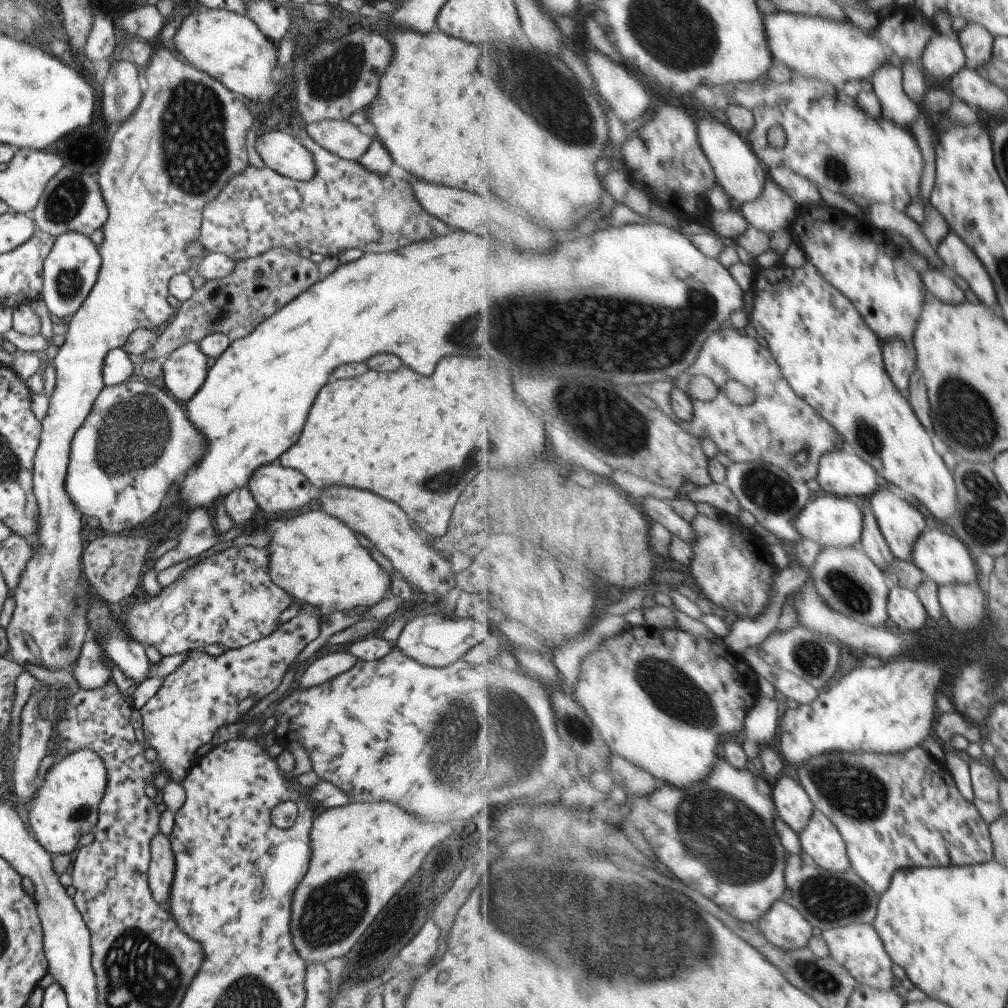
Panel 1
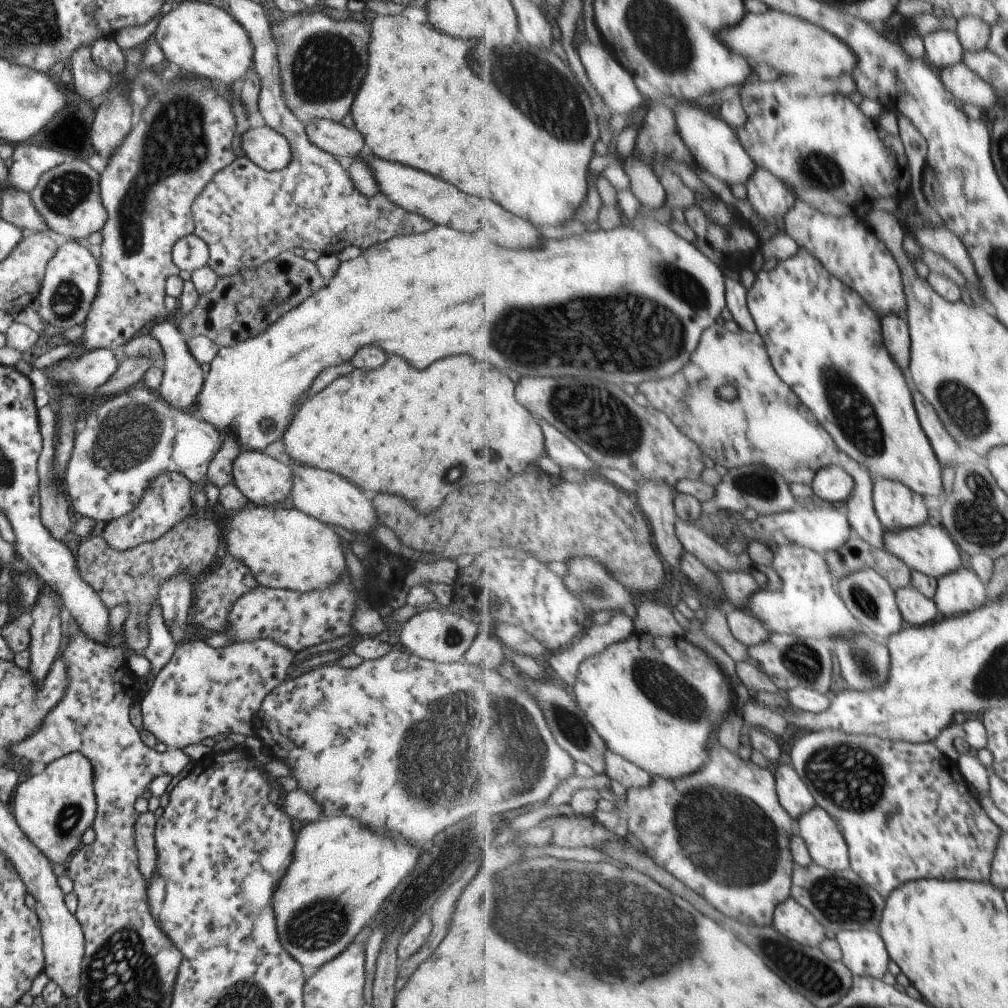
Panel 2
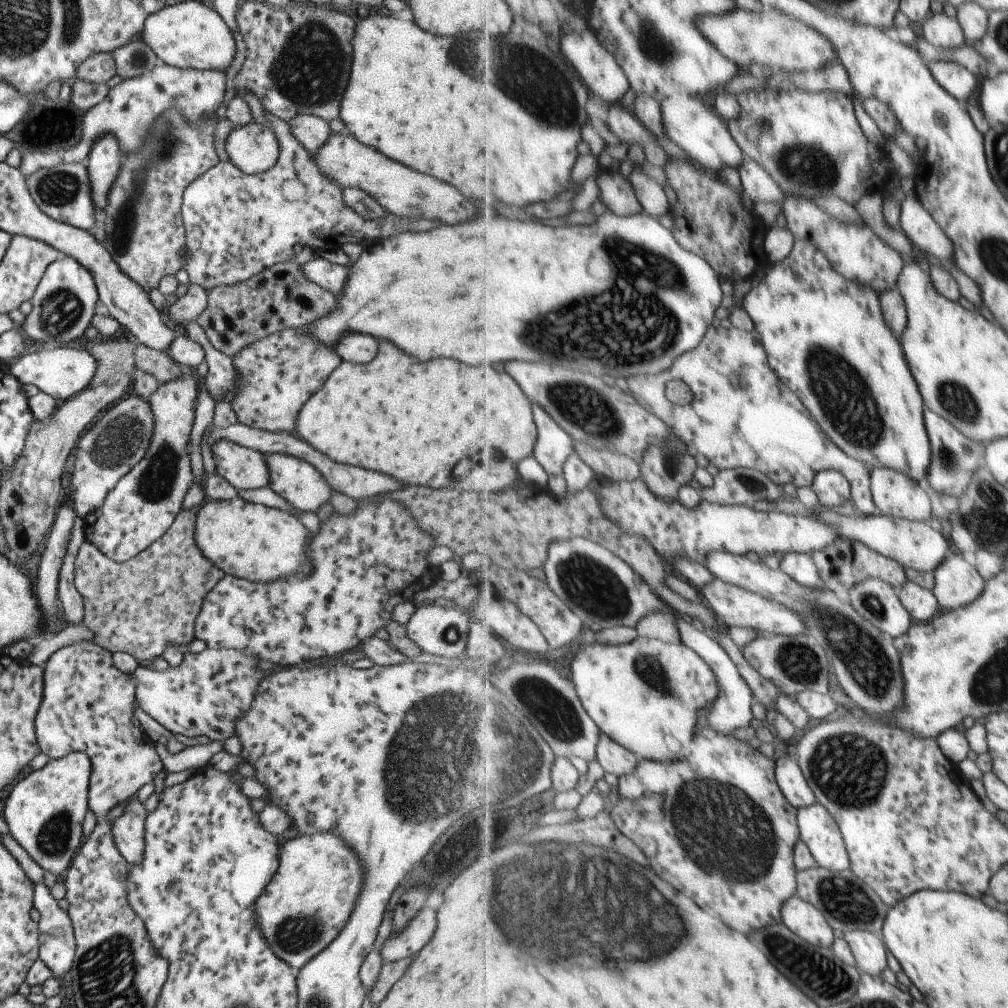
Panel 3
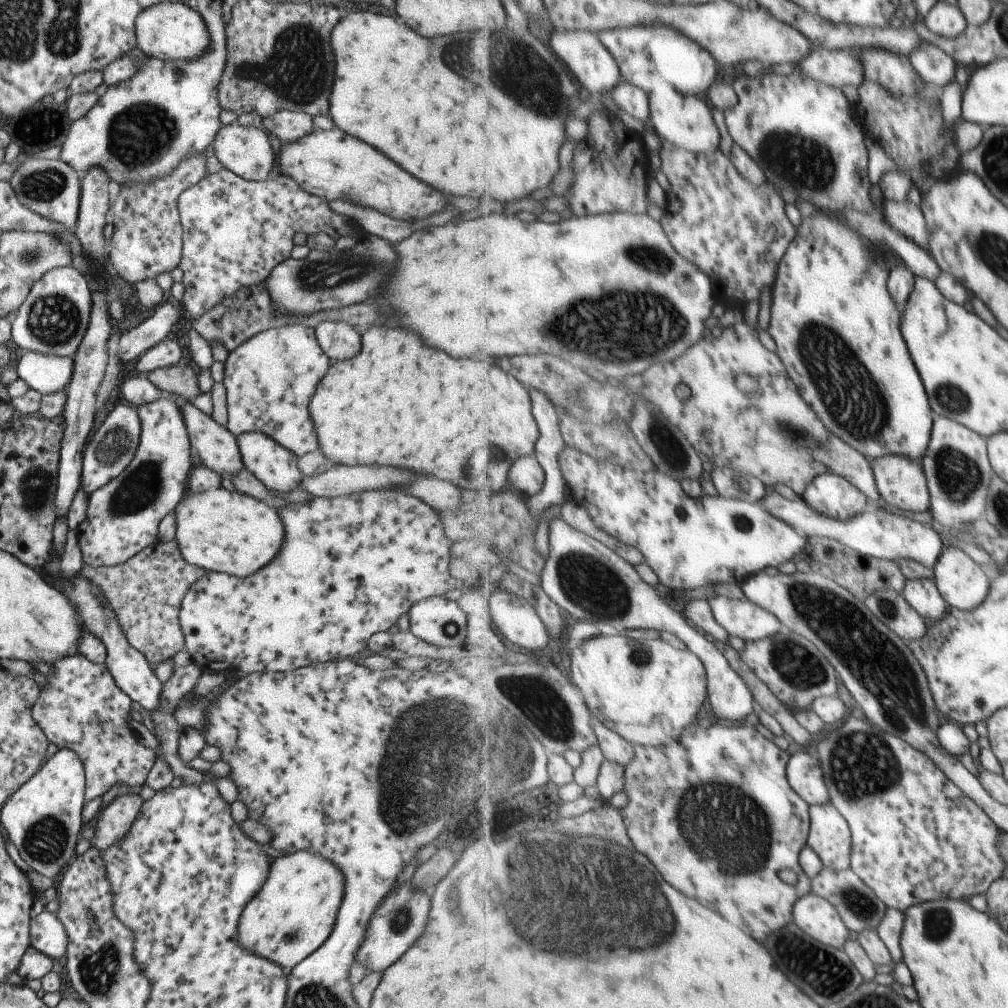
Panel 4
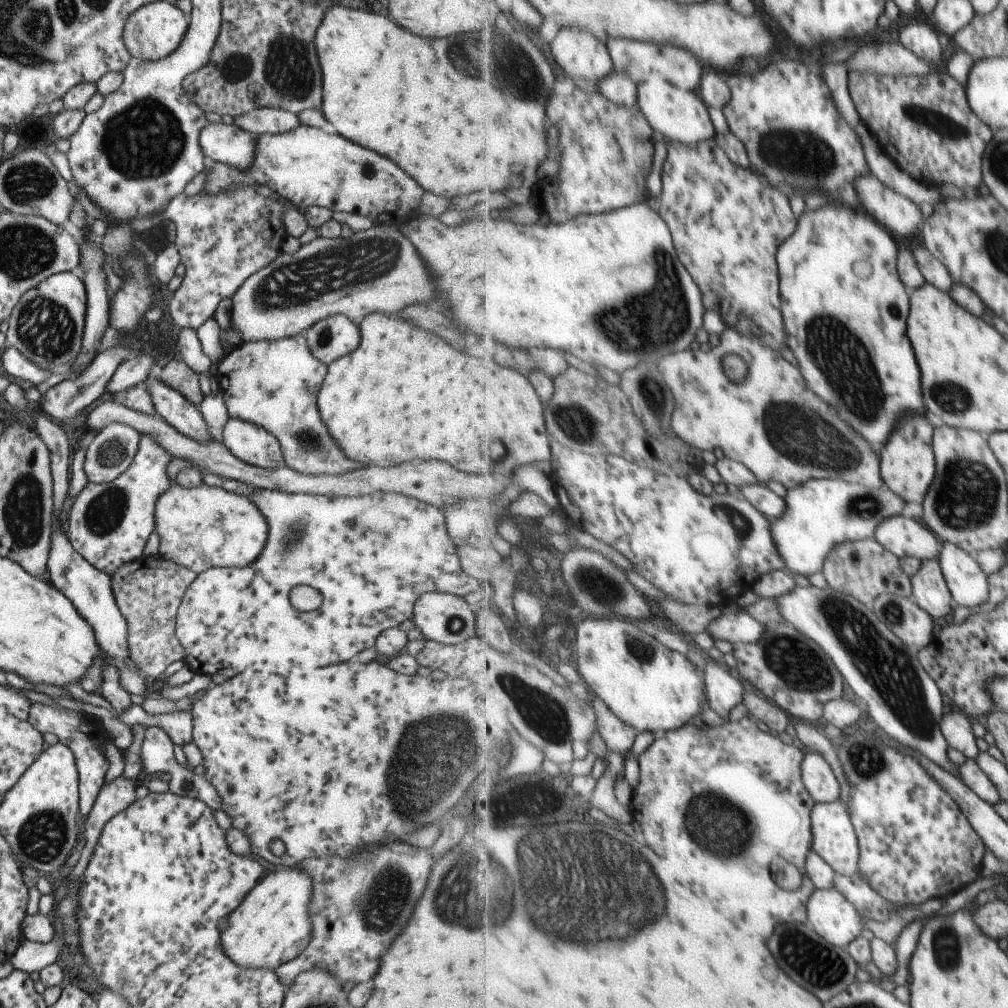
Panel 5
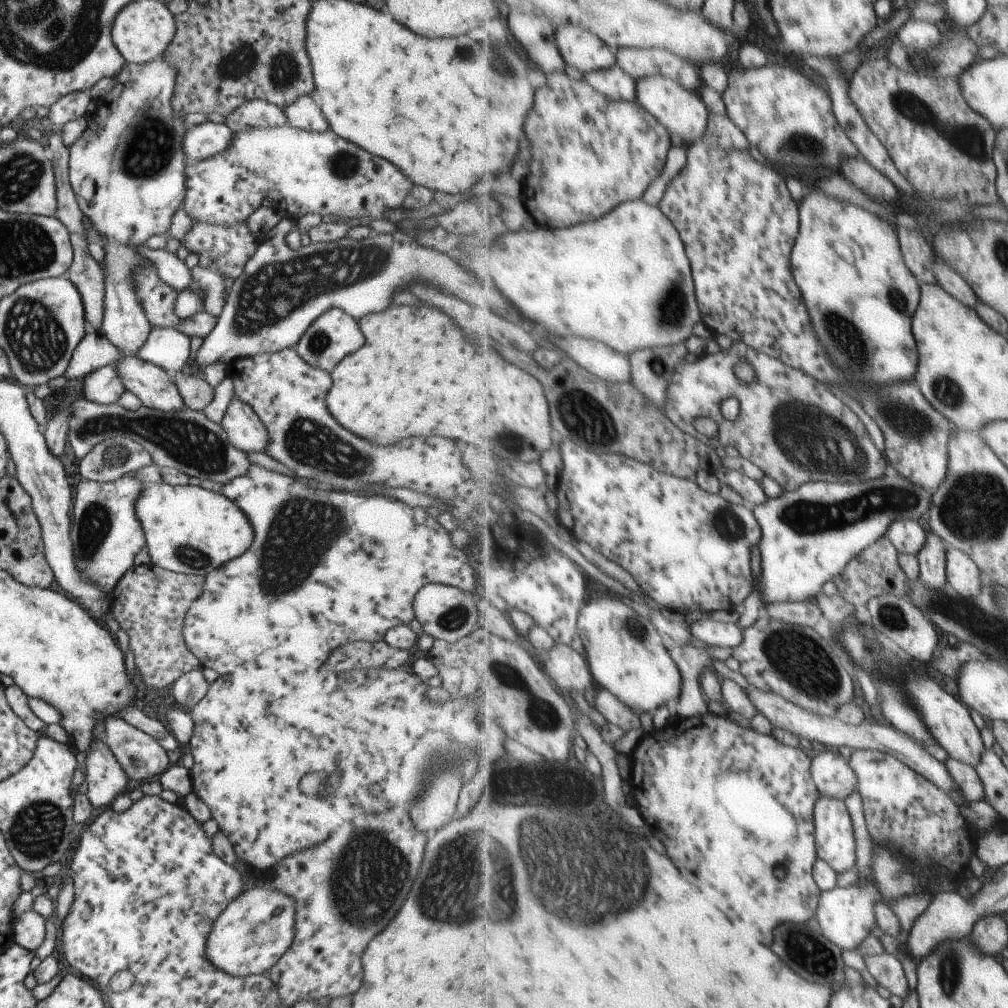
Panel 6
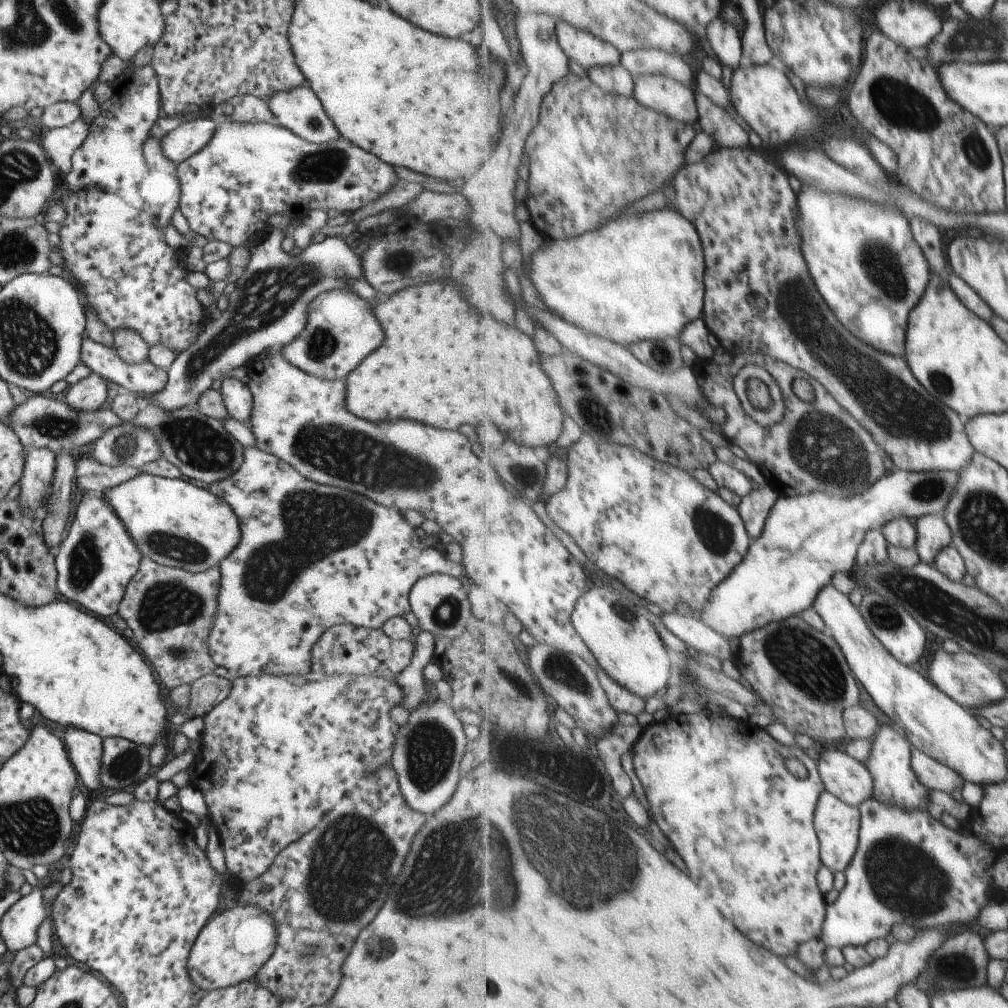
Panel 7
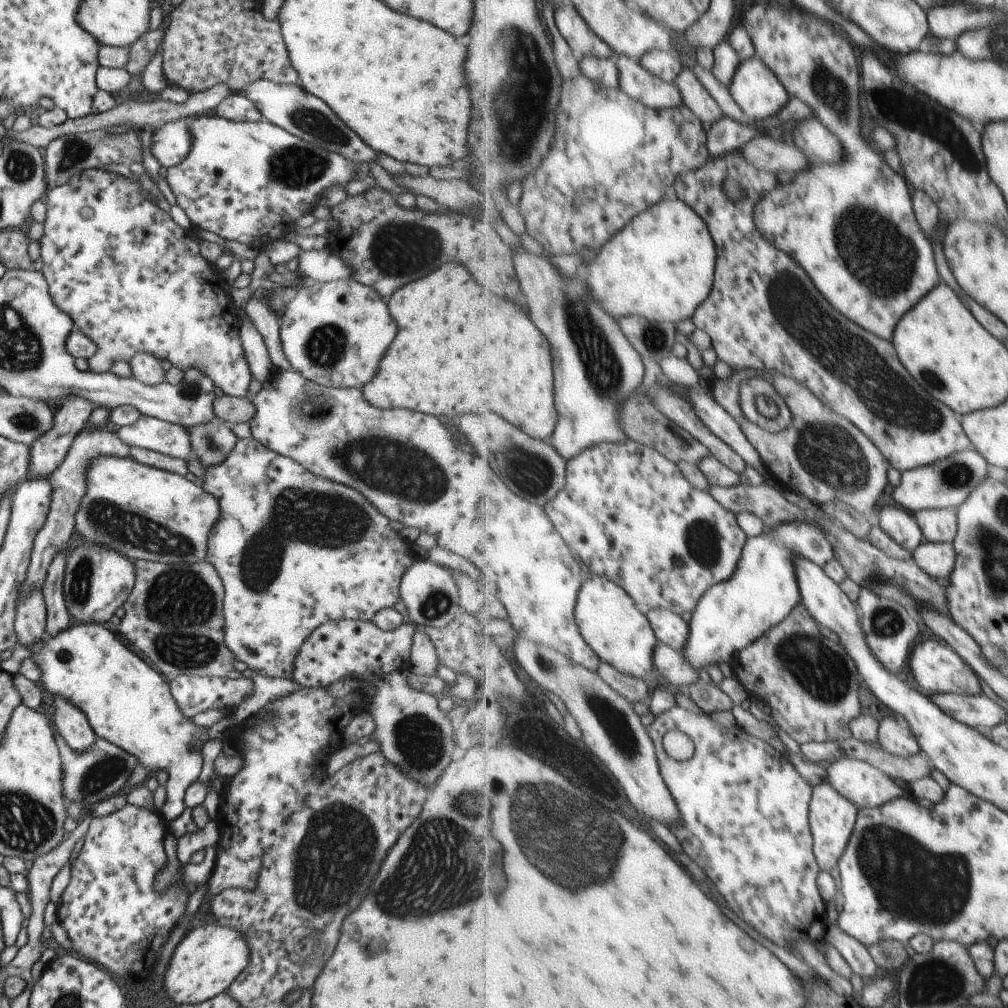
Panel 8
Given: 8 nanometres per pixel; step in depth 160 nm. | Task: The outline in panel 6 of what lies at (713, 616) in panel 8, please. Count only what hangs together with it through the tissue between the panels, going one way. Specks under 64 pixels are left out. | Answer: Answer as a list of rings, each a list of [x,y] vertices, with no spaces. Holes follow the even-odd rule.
[[[898,472],[895,476],[885,475],[884,477],[875,480],[869,480],[869,482],[859,482],[859,484],[813,481],[804,484],[797,490],[793,490],[793,492],[784,490],[780,497],[768,498],[763,504],[759,504],[759,506],[750,505],[753,514],[755,514],[755,518],[757,518],[757,522],[759,522],[759,528],[761,528],[761,532],[763,532],[761,538],[759,538],[759,544],[756,544],[762,557],[760,577],[756,580],[756,589],[760,593],[760,598],[763,602],[761,607],[773,605],[774,603],[804,603],[805,601],[809,601],[809,598],[815,598],[822,592],[823,586],[825,586],[829,580],[831,581],[831,578],[835,578],[835,576],[839,576],[839,574],[845,572],[847,562],[851,562],[855,556],[859,556],[865,548],[869,548],[871,544],[875,544],[881,537],[887,536],[889,527],[891,527],[896,520],[913,519],[916,521],[923,521],[931,510],[935,493],[936,491],[933,489],[913,484],[911,480],[905,478]]]

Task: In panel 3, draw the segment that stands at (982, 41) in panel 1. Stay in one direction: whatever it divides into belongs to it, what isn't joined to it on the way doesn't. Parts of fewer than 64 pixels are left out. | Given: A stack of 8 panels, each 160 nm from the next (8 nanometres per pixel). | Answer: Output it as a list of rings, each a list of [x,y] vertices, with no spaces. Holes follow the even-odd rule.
[[[969,1],[957,8],[957,19],[966,34],[967,45],[974,46],[974,42],[987,34],[989,17],[989,12],[977,1]]]

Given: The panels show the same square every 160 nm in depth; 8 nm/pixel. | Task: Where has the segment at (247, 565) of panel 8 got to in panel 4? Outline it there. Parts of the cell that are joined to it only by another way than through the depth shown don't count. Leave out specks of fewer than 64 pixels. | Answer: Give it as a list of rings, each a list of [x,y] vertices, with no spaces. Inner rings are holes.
[[[387,489],[378,491],[363,491],[359,494],[343,495],[333,498],[311,497],[308,501],[291,503],[275,509],[280,518],[284,535],[281,546],[276,555],[264,567],[253,572],[252,575],[239,578],[225,573],[207,572],[201,575],[185,591],[178,610],[178,623],[183,635],[183,650],[187,651],[190,660],[197,669],[205,673],[220,673],[225,677],[245,676],[260,672],[287,672],[293,668],[307,666],[315,662],[350,659],[353,655],[365,653],[369,637],[373,633],[389,630],[399,616],[408,614],[409,608],[418,600],[427,597],[441,597],[449,590],[463,590],[468,583],[462,576],[452,576],[448,571],[449,544],[452,542],[443,533],[443,527],[435,509],[424,503],[417,497],[408,495],[399,489]]]

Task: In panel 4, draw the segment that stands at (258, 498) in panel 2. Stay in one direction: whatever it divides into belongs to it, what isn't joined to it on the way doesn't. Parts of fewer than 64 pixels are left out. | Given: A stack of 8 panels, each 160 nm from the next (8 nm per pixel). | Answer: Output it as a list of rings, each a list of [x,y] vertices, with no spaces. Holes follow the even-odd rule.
[[[178,399],[181,418],[184,422],[185,432],[189,439],[190,448],[203,467],[211,469],[221,478],[229,478],[242,466],[235,437],[220,424],[217,424],[209,415],[205,415],[192,405],[192,402]]]

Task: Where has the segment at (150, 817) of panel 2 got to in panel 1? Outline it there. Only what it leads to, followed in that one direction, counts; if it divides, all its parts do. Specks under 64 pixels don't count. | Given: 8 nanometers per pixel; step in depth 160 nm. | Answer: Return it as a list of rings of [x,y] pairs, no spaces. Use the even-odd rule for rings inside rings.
[[[159,832],[152,836],[149,843],[150,859],[147,867],[147,884],[153,900],[168,910],[169,887],[175,873],[174,858],[168,838]]]

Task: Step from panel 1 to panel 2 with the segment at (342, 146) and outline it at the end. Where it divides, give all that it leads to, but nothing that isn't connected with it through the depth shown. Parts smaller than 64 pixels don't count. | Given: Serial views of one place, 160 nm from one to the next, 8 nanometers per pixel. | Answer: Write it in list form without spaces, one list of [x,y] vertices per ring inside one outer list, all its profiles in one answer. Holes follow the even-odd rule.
[[[319,119],[304,126],[309,142],[331,156],[355,159],[364,144],[356,129],[345,128],[337,122]]]

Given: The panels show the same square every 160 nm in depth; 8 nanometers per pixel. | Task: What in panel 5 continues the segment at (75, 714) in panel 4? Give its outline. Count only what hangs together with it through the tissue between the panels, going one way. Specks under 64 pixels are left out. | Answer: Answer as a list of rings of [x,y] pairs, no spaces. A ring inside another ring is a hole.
[[[39,703],[32,704],[28,708],[28,721],[42,735],[45,732],[55,734],[58,742],[67,745],[73,753],[78,774],[78,812],[80,815],[86,815],[97,796],[99,787],[104,782],[103,776],[108,764],[99,749],[99,744],[109,740],[109,734],[99,722],[93,722],[93,719],[89,720],[87,717],[83,718],[79,712],[63,710],[63,708],[54,709]]]

